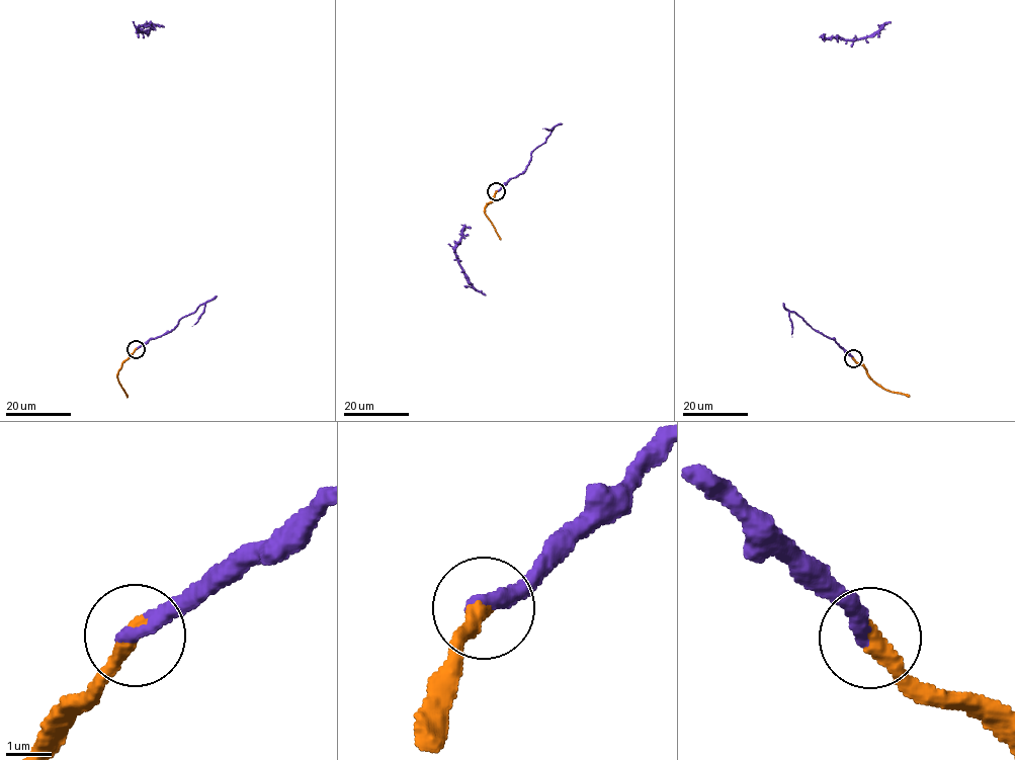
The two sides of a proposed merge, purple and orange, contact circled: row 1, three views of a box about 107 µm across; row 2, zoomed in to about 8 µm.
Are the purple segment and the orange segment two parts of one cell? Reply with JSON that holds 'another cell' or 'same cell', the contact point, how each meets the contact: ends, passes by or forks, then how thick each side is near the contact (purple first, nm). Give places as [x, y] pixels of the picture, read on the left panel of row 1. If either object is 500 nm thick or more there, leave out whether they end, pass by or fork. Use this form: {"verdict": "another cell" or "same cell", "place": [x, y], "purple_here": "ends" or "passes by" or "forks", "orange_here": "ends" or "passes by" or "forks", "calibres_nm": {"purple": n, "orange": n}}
{"verdict": "same cell", "place": [136, 349], "purple_here": "ends", "orange_here": "ends", "calibres_nm": {"purple": 360, "orange": 420}}

